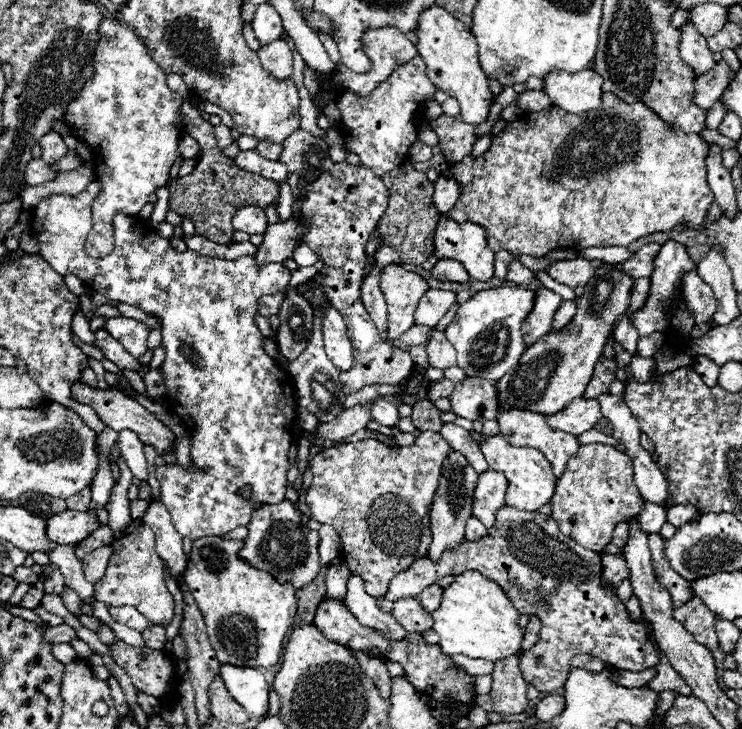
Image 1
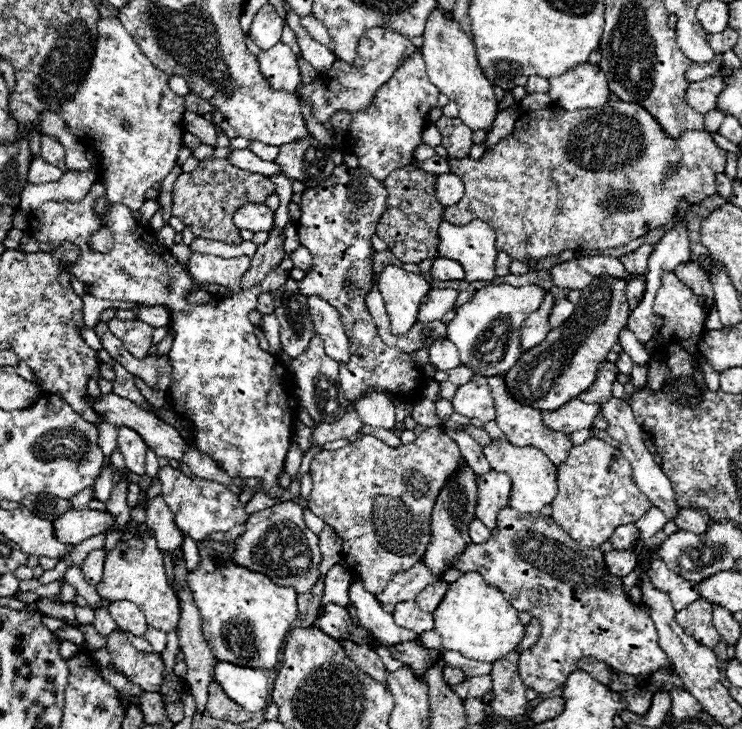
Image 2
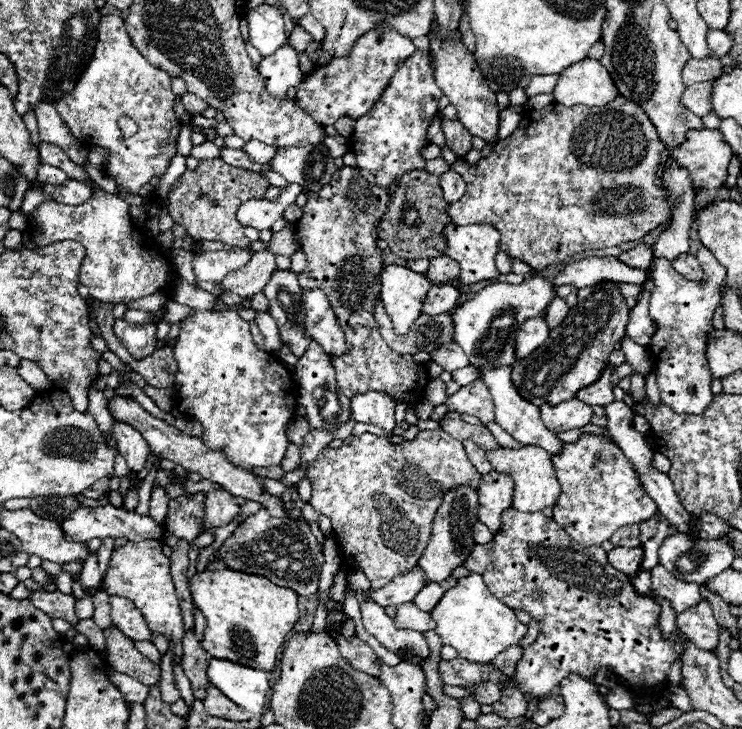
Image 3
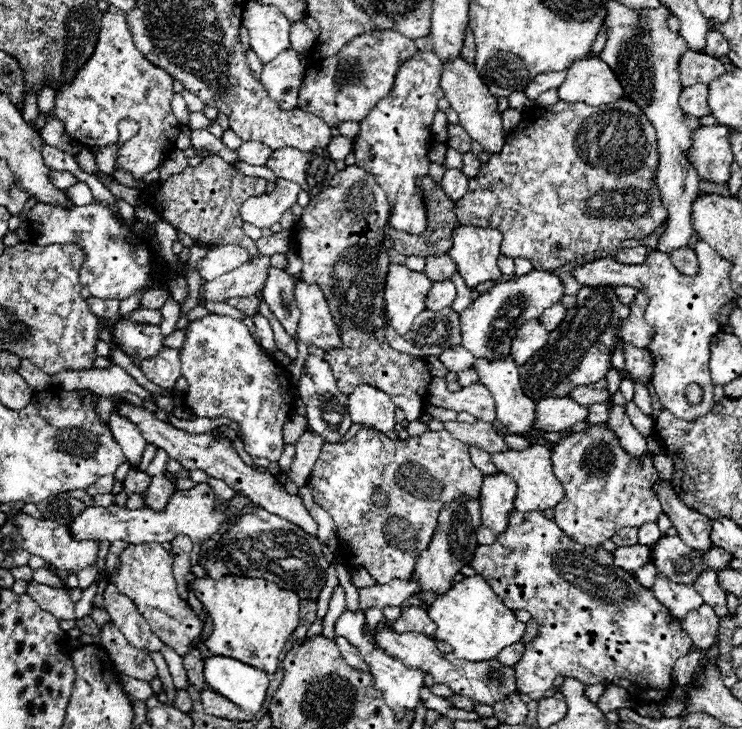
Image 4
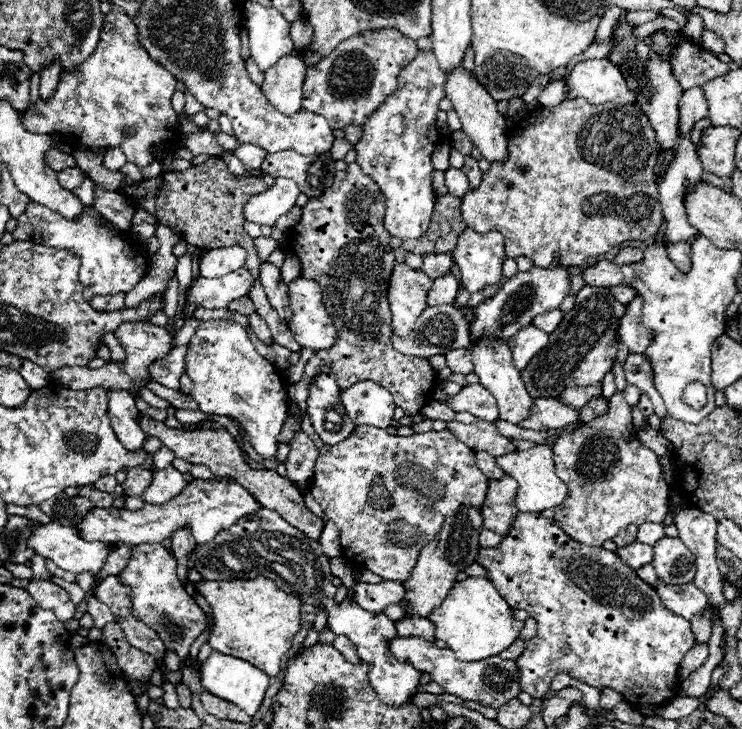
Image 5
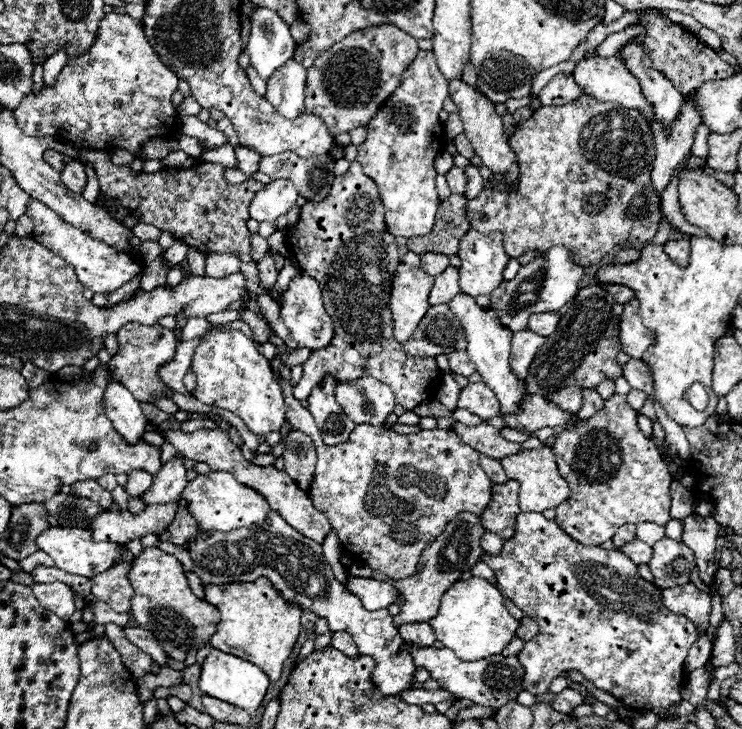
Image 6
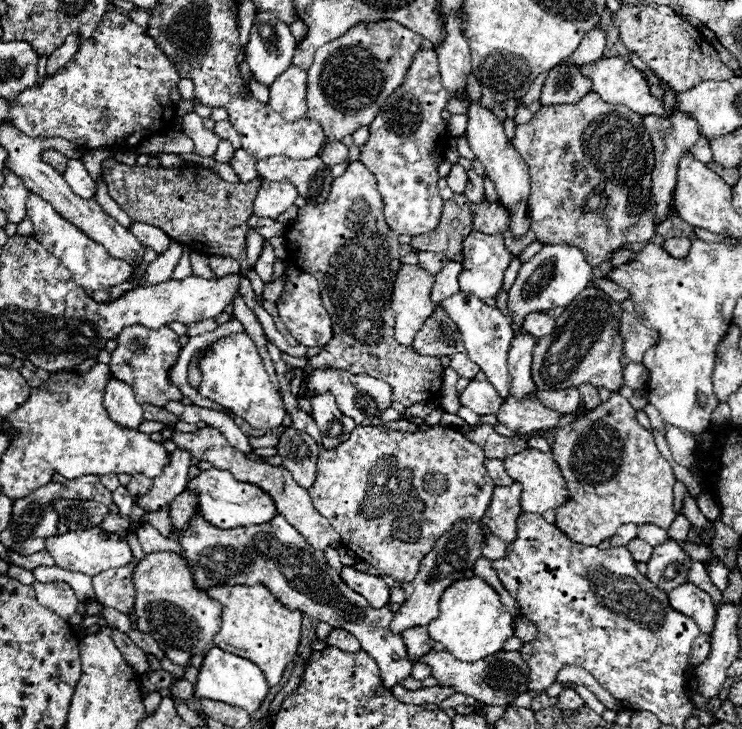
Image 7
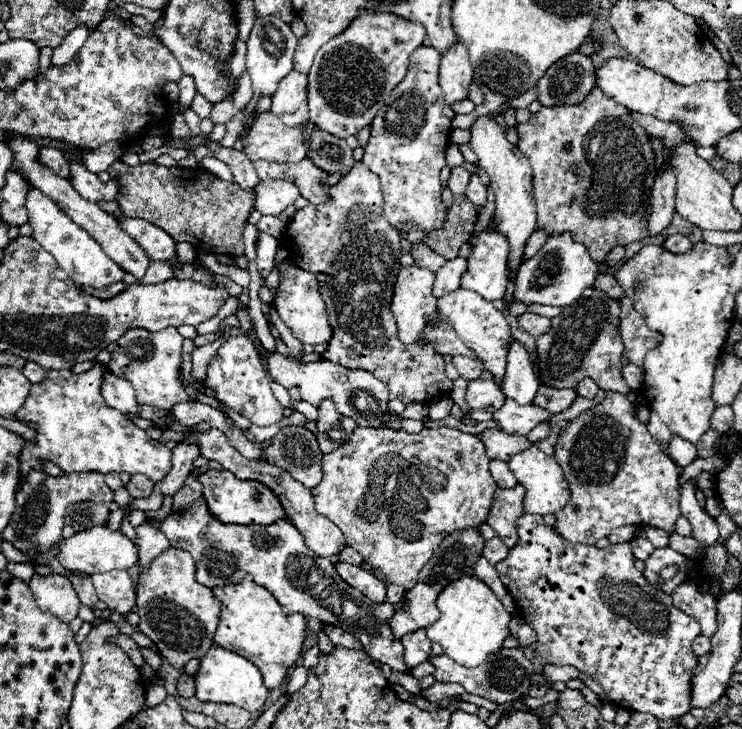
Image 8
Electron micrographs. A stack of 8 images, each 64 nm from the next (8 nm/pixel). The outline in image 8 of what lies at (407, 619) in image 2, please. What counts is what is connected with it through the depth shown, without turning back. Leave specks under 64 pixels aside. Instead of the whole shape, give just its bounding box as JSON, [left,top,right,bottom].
[402,630,430,668]

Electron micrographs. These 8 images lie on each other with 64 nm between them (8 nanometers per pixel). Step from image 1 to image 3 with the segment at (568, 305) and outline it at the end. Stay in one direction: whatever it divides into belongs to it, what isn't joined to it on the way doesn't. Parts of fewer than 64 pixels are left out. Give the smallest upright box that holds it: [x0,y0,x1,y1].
[544,298,570,330]

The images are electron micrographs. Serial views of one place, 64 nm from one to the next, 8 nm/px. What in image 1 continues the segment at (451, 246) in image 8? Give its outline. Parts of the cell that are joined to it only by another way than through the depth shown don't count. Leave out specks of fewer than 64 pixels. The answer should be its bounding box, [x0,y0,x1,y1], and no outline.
[378,162,440,266]

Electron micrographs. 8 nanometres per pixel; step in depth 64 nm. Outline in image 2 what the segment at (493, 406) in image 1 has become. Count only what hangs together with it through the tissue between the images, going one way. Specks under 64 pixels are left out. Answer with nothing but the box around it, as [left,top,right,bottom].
[452,376,496,422]

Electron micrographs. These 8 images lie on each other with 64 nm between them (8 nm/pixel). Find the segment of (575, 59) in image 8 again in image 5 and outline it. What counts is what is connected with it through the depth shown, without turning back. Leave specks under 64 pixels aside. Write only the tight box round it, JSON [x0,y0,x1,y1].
[538,80,568,108]

